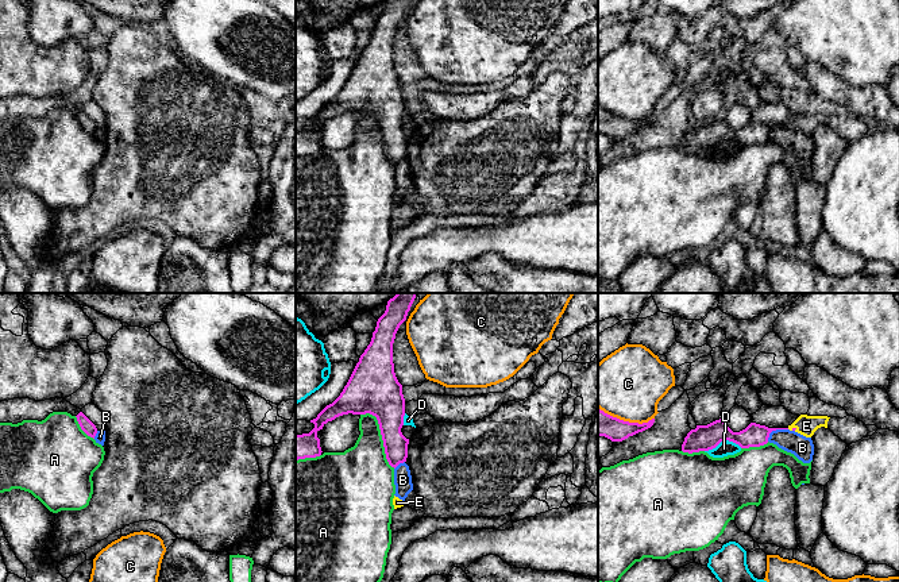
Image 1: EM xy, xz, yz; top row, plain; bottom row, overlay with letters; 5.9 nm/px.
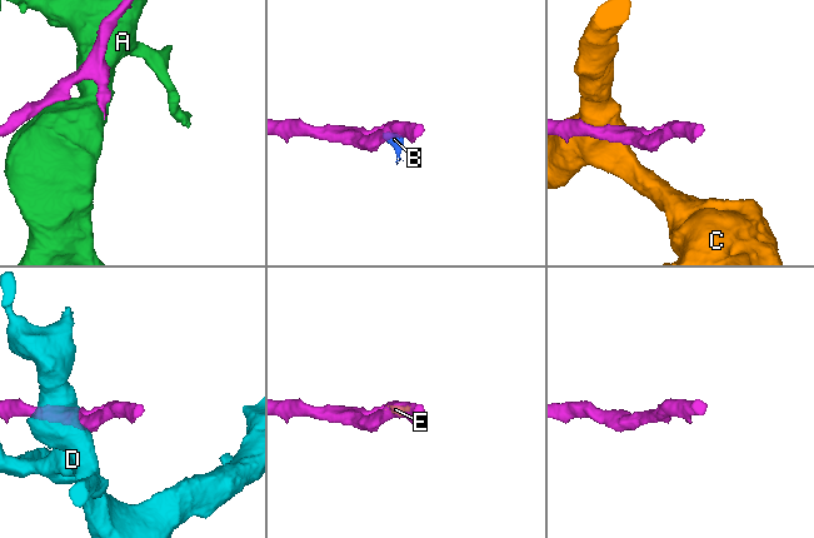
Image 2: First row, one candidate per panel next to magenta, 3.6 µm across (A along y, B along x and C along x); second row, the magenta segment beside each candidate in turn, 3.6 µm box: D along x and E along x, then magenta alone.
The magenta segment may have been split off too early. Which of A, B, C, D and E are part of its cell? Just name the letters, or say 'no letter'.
E

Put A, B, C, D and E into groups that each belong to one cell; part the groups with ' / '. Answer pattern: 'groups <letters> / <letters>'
groups A / B / C / D / E

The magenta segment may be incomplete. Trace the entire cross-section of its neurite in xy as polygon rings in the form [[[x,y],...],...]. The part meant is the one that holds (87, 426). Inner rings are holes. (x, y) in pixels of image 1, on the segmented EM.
[[[80,412],[77,416],[77,421],[81,427],[81,429],[90,438],[94,439],[96,433],[97,433],[97,428],[96,425],[82,413]]]

